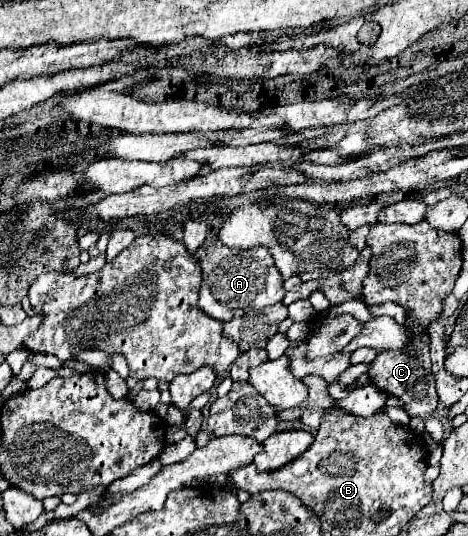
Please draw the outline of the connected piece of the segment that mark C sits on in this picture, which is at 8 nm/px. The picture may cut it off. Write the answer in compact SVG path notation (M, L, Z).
M425 340L415 344L409 352L387 352L387 350L381 350L379 356L371 364L369 380L383 394L395 396L401 402L401 406L405 408L405 412L409 414L409 418L425 420L439 404L437 392L435 392L435 378L433 378L433 372L431 372L429 348L427 348Z

